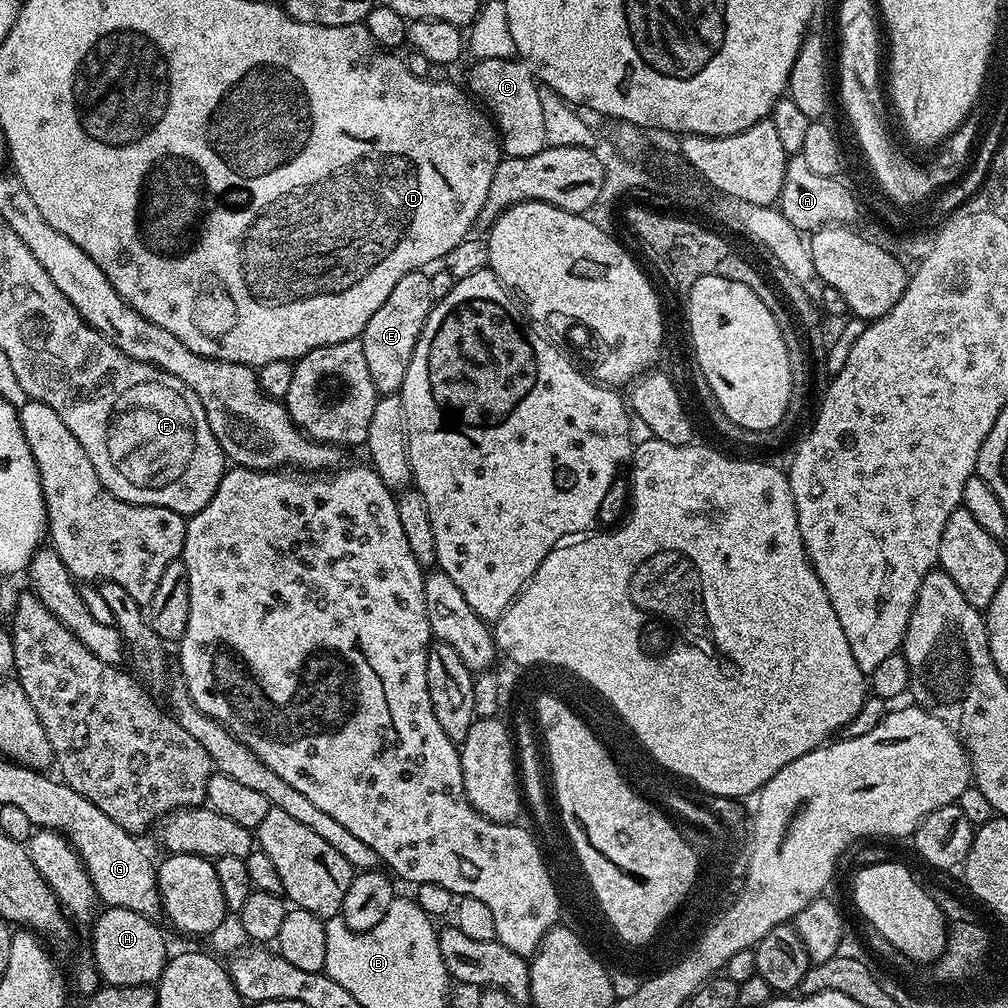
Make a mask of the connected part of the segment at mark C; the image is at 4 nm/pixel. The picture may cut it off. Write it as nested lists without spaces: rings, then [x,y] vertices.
[[[483,57],[473,66],[468,82],[469,91],[489,108],[505,157],[530,157],[547,147],[546,108],[542,106],[541,89],[529,65],[516,58]]]

